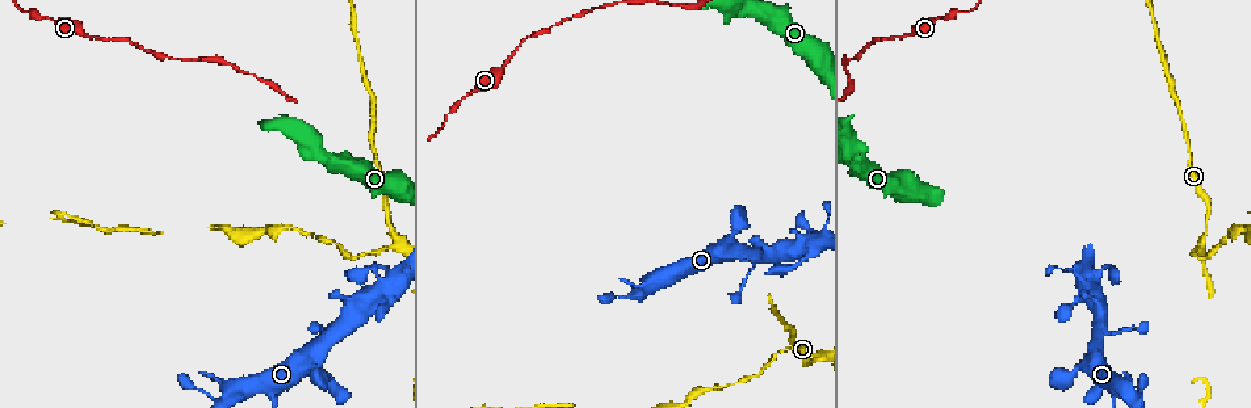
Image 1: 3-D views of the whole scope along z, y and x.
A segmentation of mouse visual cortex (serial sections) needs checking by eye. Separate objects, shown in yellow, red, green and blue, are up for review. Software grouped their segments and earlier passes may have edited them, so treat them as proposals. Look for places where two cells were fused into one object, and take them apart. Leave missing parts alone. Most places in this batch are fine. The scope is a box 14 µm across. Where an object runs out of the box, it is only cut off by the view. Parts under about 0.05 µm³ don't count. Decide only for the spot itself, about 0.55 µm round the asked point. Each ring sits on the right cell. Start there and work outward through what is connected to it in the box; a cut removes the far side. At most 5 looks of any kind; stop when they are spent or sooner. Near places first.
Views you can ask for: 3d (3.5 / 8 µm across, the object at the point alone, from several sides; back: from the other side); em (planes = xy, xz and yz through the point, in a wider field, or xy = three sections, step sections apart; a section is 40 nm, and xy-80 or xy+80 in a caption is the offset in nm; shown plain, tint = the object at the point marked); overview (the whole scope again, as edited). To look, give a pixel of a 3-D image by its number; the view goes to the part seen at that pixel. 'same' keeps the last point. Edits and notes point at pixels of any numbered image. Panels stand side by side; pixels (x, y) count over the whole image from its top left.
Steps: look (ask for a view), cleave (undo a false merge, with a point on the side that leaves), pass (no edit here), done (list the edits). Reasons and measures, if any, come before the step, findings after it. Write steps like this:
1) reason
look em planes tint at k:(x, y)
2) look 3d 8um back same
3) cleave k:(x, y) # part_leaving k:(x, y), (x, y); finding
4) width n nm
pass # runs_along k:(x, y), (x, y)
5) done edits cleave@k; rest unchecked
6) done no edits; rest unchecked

look em xy step 5 tint at 1:(399, 246)

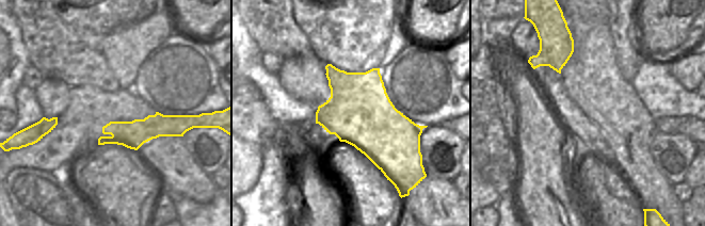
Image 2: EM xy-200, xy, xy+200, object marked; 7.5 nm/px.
look 3d 3.5um back same

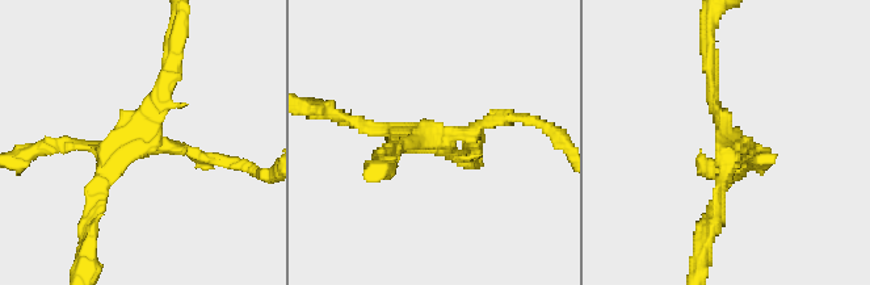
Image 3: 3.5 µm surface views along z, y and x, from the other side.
arm_widths 150, 150, 200 nm
cleave 3:(351, 121) # part_leaving 3:(445, 138), (494, 118), (534, 121), (562, 138); two cells meet here

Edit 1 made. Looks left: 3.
a narrow waist
look 3d 3.5um at 1:(328, 376)

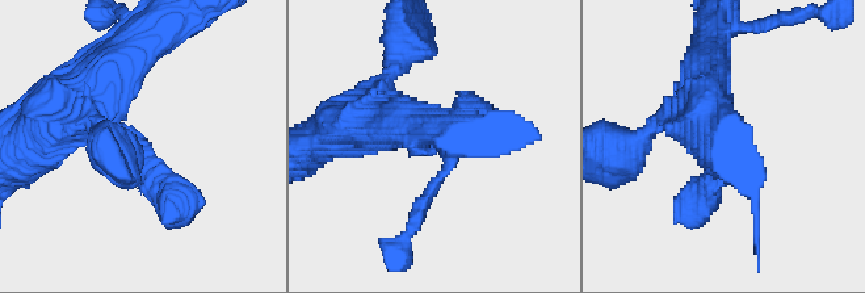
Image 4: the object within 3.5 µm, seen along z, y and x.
look em xy step 3 tint at 4:(428, 148)

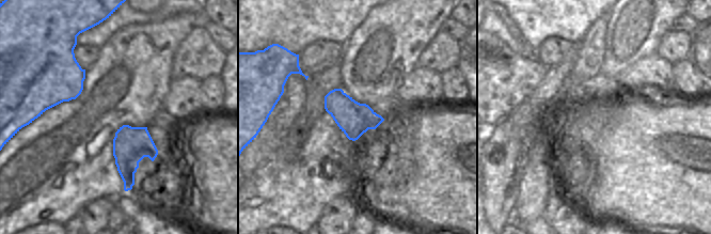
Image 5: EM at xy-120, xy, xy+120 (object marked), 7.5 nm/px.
arm_widths 250, 600 nm
pass # runs_along 4:(66, 121), (130, 137), (173, 209); continuous, no second cell

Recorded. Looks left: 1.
done edits cleave@3; rest unchecked

